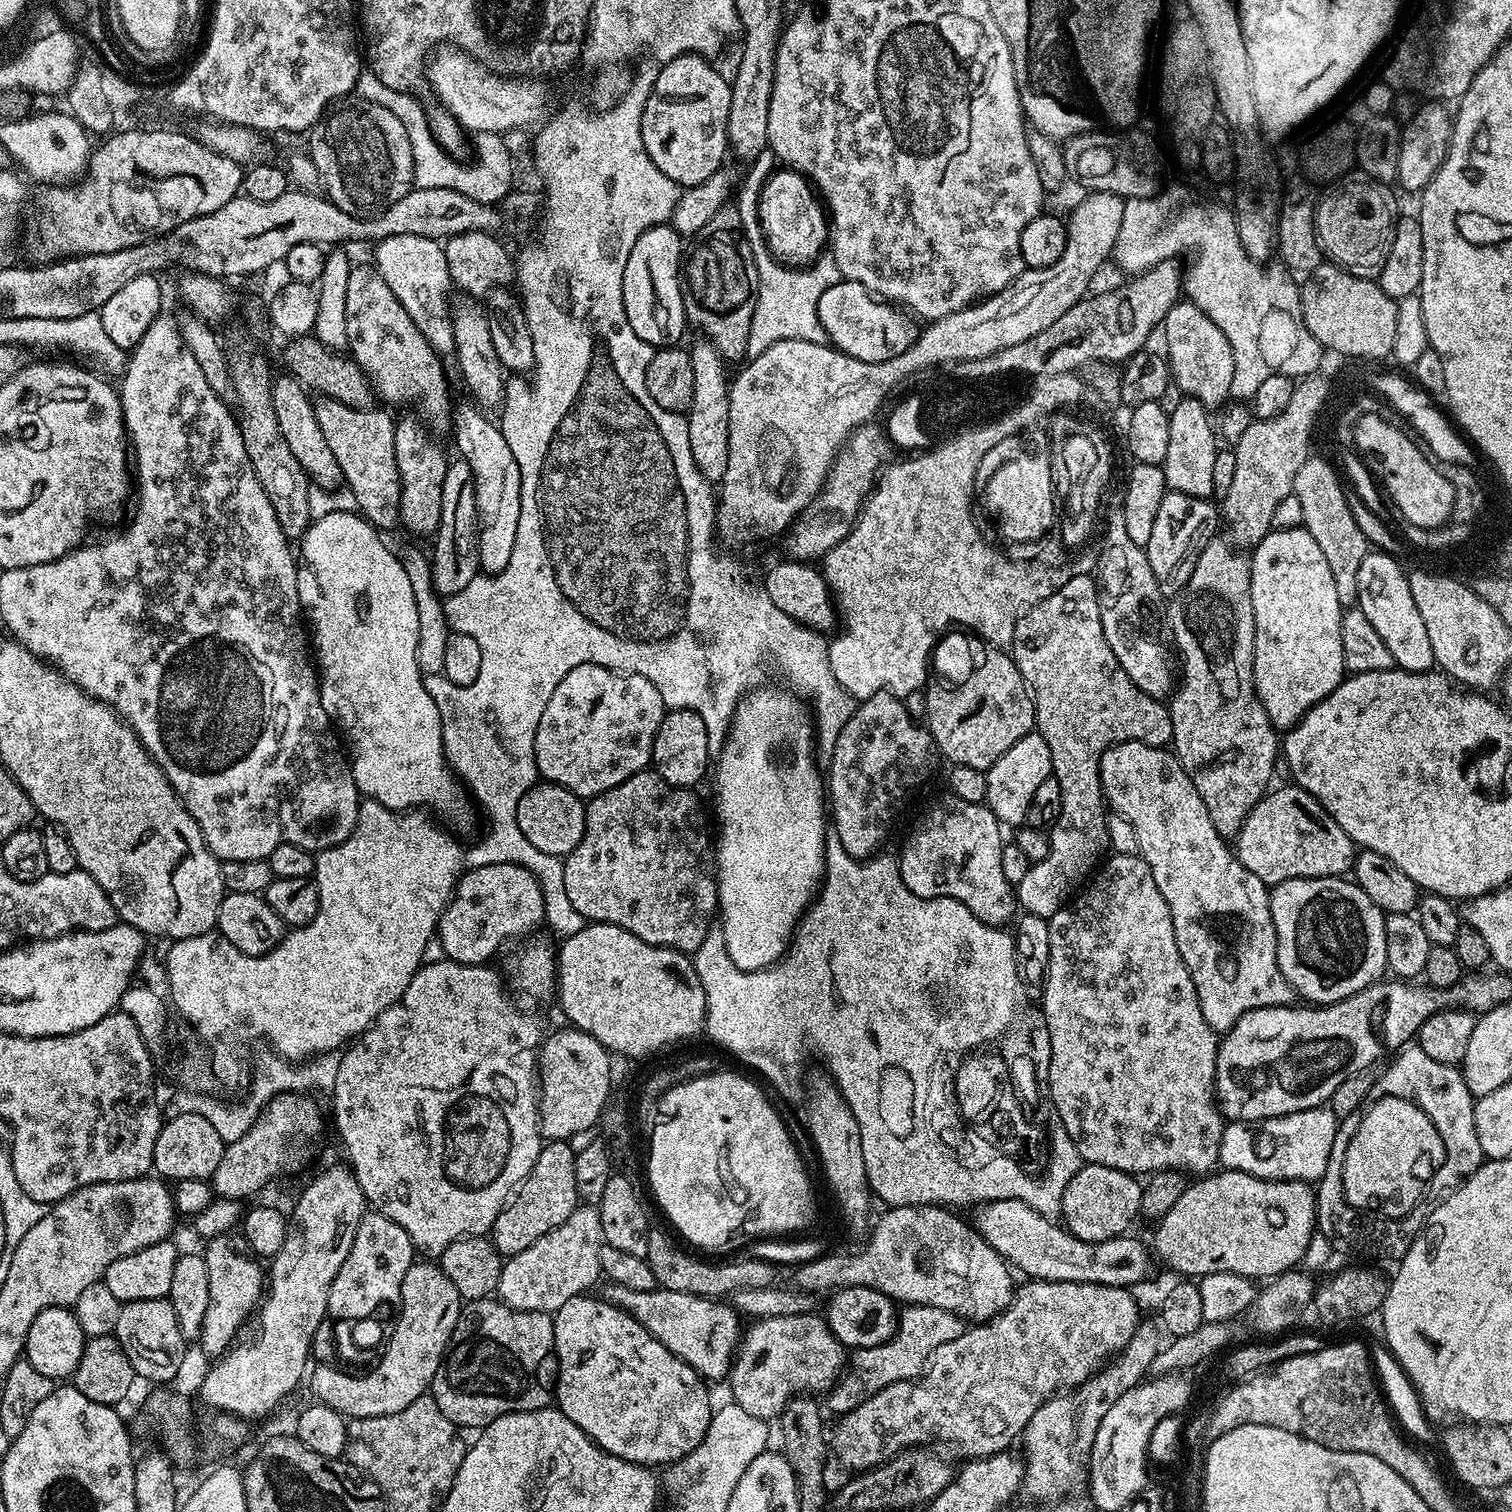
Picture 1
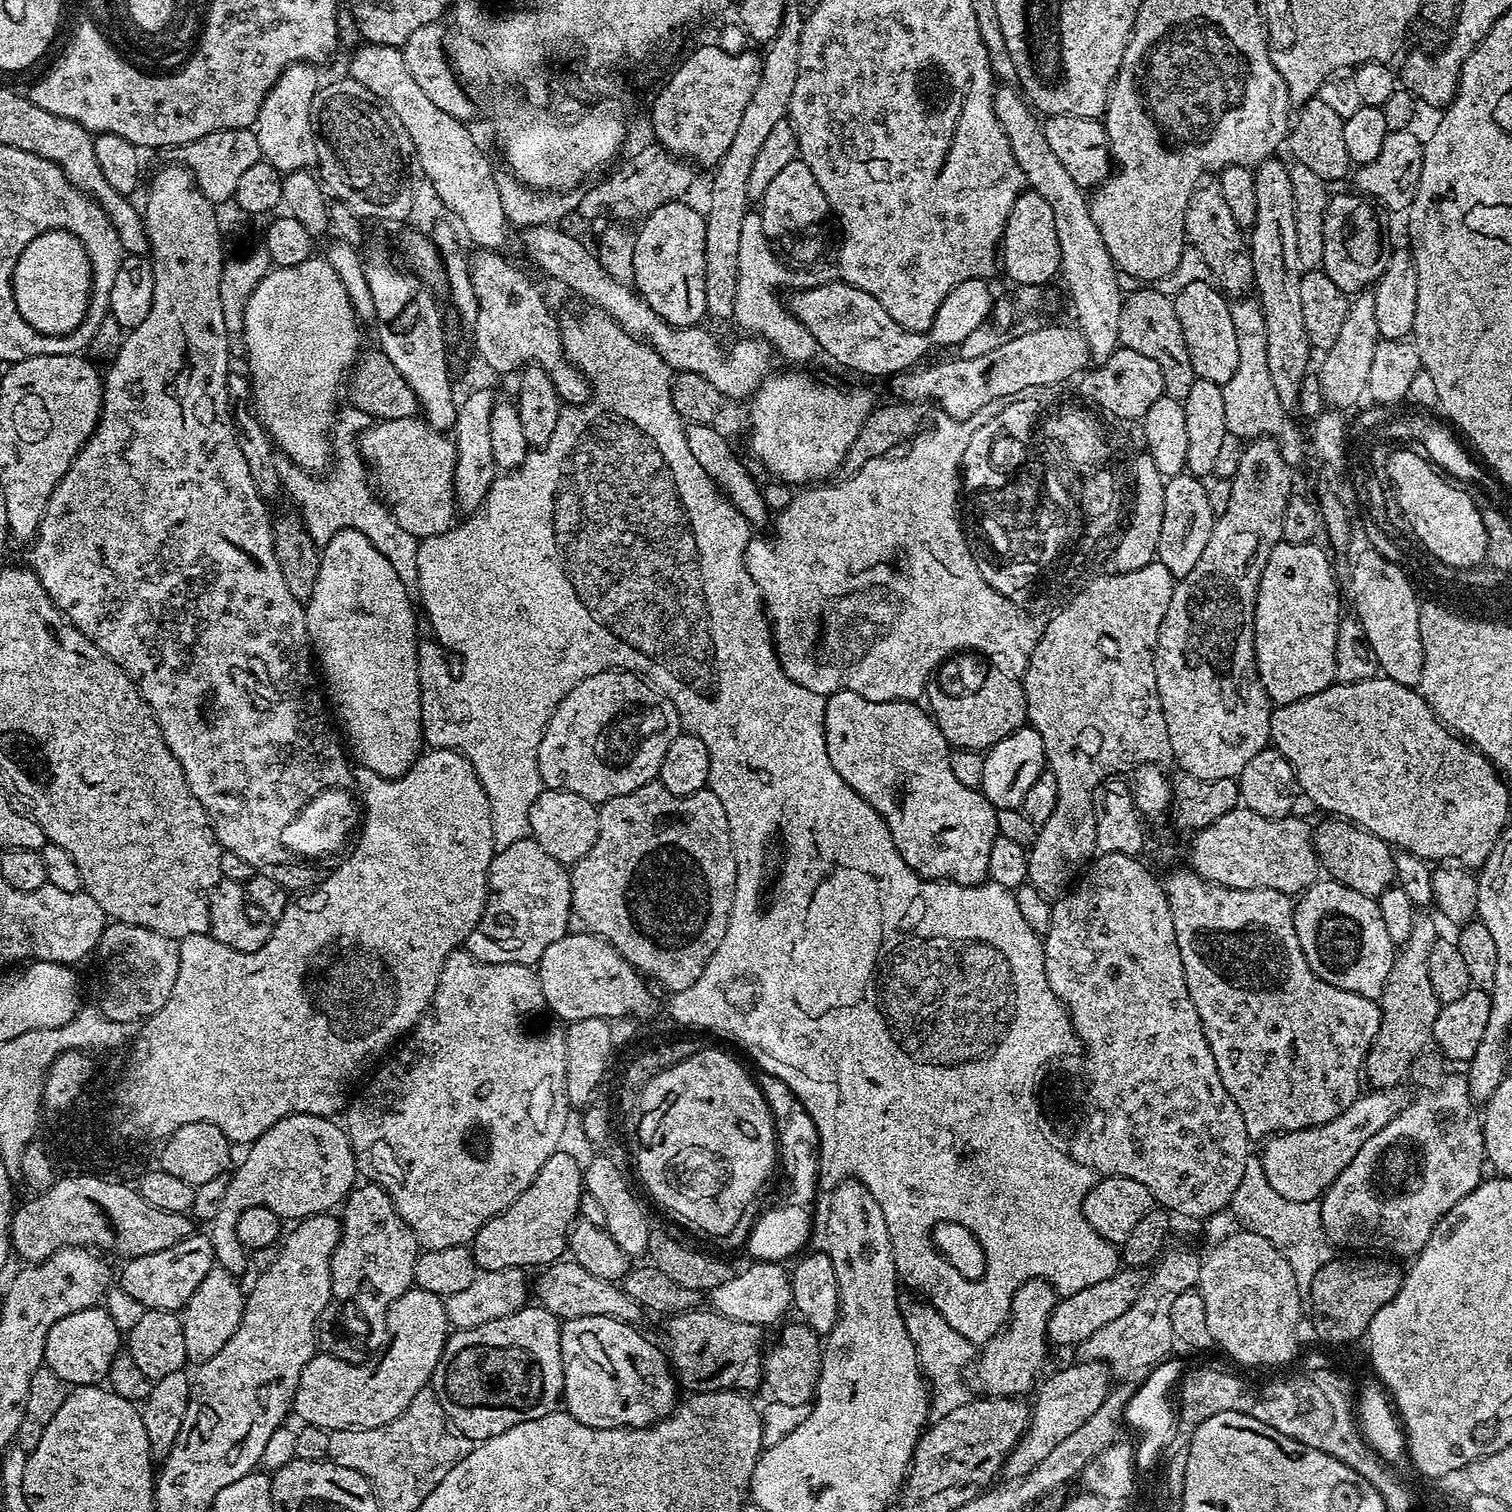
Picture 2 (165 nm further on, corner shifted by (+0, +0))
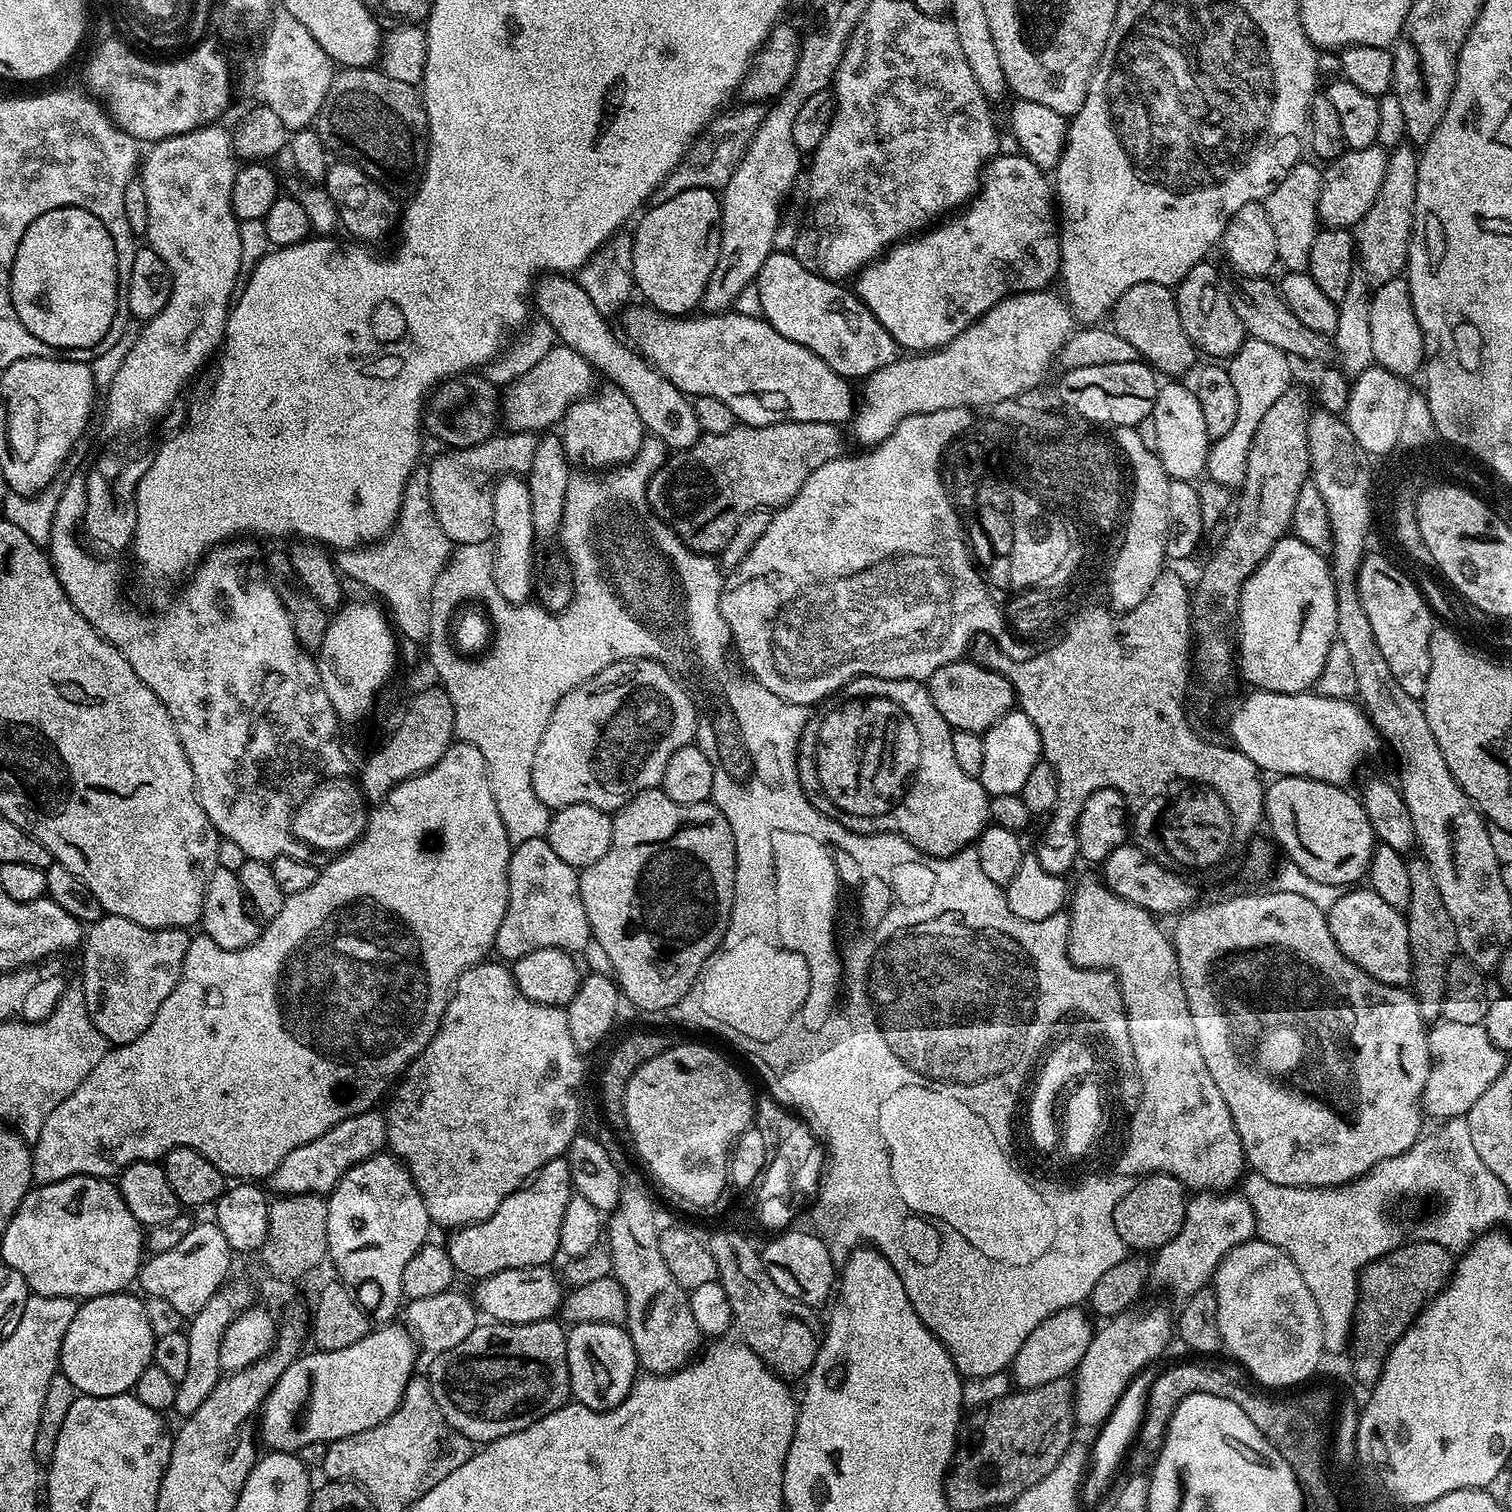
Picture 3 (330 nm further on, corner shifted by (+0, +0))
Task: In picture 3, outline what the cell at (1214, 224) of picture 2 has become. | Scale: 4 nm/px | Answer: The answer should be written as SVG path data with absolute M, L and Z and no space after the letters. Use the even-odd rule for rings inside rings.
M1248 278L1243 281L1244 292L1231 293L1234 314L1242 322L1245 333L1253 340L1270 342L1278 350L1285 352L1290 358L1296 356L1300 360L1328 360L1334 354L1329 337L1322 332L1310 330L1310 326L1302 326L1298 318L1286 306L1280 297L1280 289L1268 278Z

